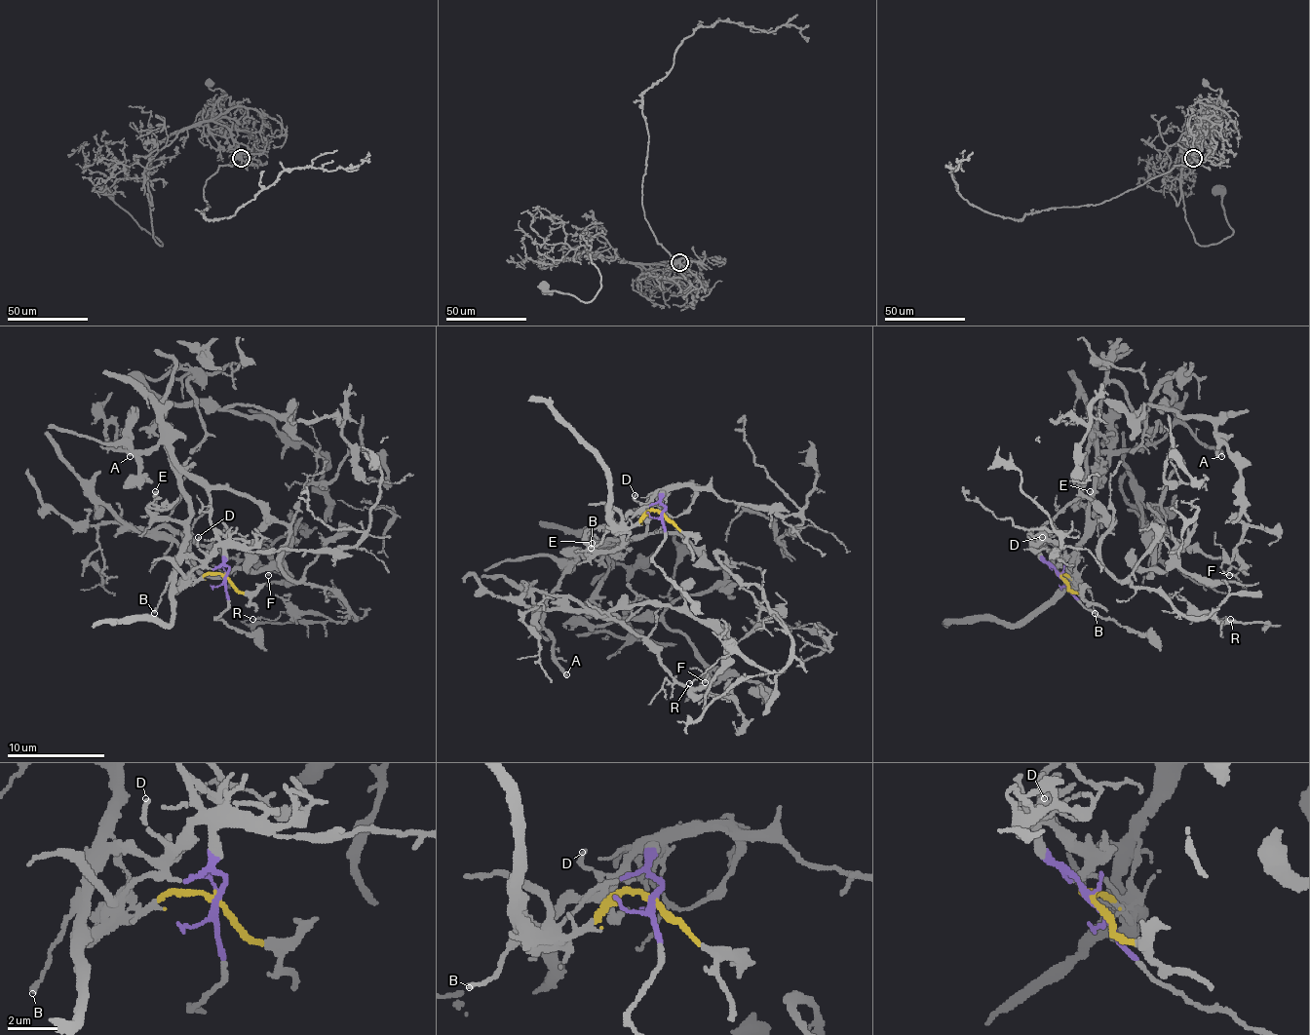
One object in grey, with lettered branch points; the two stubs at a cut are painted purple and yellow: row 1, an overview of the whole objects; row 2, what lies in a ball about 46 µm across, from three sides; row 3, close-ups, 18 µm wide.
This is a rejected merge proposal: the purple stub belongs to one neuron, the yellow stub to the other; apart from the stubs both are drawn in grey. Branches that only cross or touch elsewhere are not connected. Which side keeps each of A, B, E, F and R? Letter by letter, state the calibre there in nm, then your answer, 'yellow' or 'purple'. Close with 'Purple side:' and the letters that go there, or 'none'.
A: calibre 280 nm; purple
B: calibre 160 nm; yellow
E: calibre 320 nm; yellow
F: calibre 80 nm; purple
R: calibre 120 nm; purple
Purple side: A, F, R

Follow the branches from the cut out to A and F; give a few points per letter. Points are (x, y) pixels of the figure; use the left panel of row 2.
A: (225, 577), (211, 498), (164, 444), (118, 449), (108, 440), (110, 422), (115, 441), (130, 456)
F: (225, 577), (211, 498), (164, 444), (47, 427), (128, 525), (267, 555), (267, 574)

